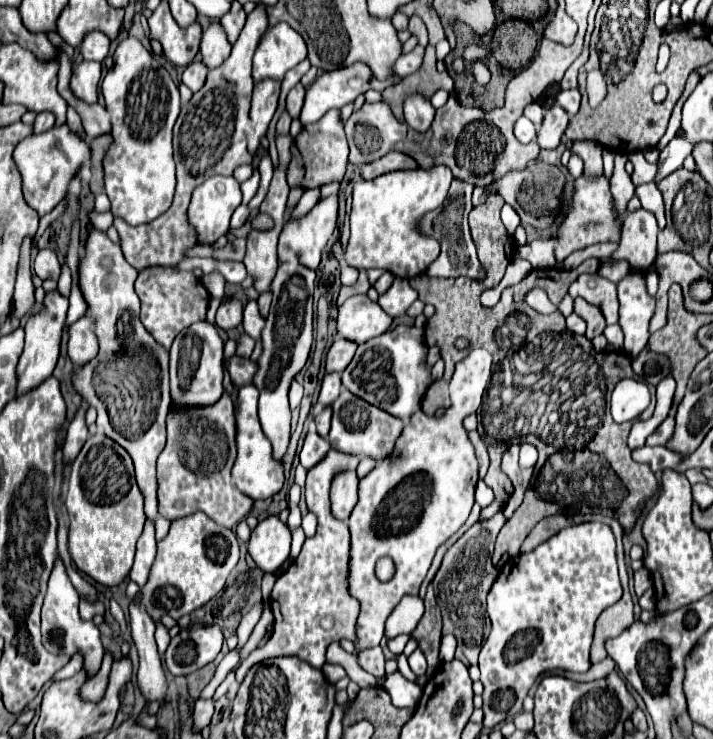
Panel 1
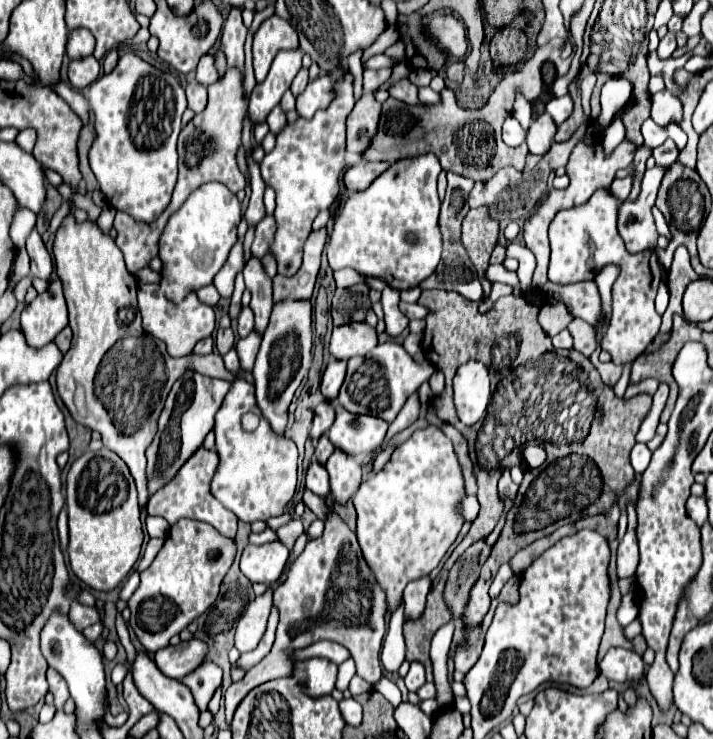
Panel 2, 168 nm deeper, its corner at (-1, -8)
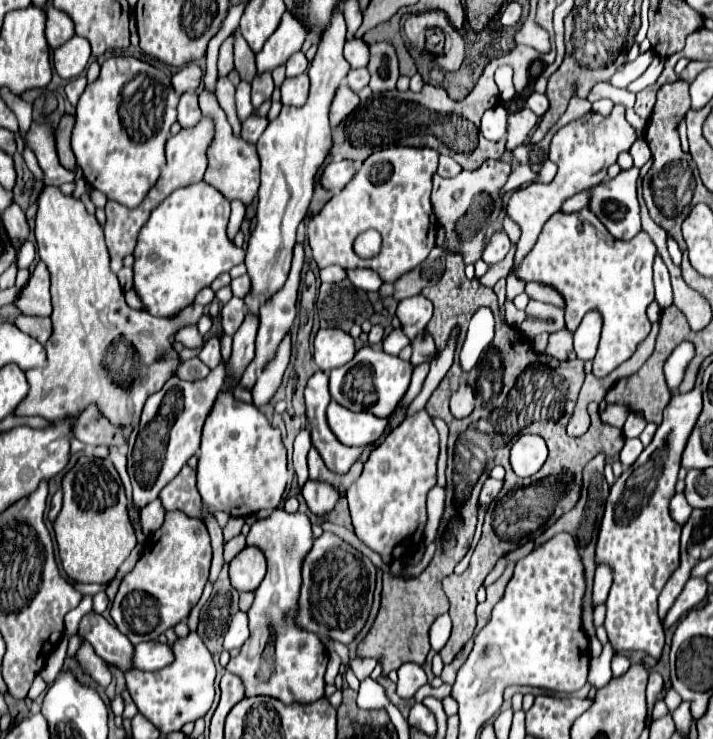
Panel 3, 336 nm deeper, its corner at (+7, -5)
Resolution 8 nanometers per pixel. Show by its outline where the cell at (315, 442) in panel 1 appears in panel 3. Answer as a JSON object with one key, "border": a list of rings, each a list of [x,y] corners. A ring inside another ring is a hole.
{"border":[[[307,480],[301,494],[303,494],[309,510],[319,516],[333,510],[333,506],[339,500],[337,488],[329,488],[329,484],[321,484],[319,480]]]}

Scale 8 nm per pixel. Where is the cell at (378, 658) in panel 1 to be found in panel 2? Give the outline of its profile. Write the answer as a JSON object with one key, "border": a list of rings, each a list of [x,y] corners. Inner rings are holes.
{"border":[[[331,511],[325,521],[325,533],[319,539],[311,539],[305,551],[291,565],[287,581],[275,591],[273,603],[279,609],[279,627],[273,649],[265,655],[247,675],[231,683],[225,691],[225,719],[231,723],[237,705],[247,697],[247,693],[271,679],[287,677],[293,669],[289,653],[299,647],[307,647],[315,641],[335,641],[351,651],[355,665],[359,667],[359,677],[367,683],[375,683],[383,677],[383,667],[379,661],[381,643],[385,637],[387,621],[387,599],[385,591],[379,587],[373,571],[363,559],[355,533]]]}

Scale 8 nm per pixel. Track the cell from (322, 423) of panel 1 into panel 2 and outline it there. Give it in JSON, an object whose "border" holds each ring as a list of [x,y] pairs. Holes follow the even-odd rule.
{"border":[[[323,435],[323,437],[317,441],[317,447],[315,447],[315,459],[317,459],[321,465],[325,465],[331,453],[333,453],[333,443]]]}

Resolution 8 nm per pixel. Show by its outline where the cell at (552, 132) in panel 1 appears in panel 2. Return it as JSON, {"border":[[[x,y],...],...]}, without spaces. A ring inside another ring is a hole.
{"border":[[[541,113],[529,127],[527,131],[527,147],[529,147],[529,153],[535,153],[535,155],[543,155],[549,145],[553,143],[553,135],[557,131],[557,125],[553,123],[553,119],[549,119],[549,115]]]}

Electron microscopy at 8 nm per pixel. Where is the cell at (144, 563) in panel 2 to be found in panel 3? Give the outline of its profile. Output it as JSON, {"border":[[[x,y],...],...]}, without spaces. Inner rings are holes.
{"border":[[[109,582],[107,584],[81,584],[81,583],[74,583],[73,586],[76,590],[79,590],[83,596],[85,595],[95,595],[100,591],[105,591],[106,588],[109,586]]]}

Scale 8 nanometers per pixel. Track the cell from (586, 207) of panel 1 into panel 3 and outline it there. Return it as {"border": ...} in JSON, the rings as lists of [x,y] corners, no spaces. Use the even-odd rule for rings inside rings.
{"border":[[[615,106],[609,116],[589,112],[583,118],[579,118],[575,122],[569,122],[567,126],[563,126],[553,136],[553,142],[551,142],[551,148],[549,148],[549,160],[557,164],[557,176],[553,178],[553,182],[549,182],[549,184],[529,184],[527,188],[519,188],[519,190],[513,192],[513,196],[507,204],[509,218],[513,222],[517,222],[519,228],[521,228],[521,240],[517,242],[513,268],[509,270],[509,276],[507,276],[507,298],[509,300],[513,300],[517,294],[521,294],[525,290],[527,282],[517,280],[513,276],[513,272],[515,272],[517,264],[529,254],[529,248],[533,248],[533,244],[537,242],[537,236],[539,236],[543,224],[549,220],[549,216],[559,212],[561,204],[567,198],[571,198],[573,194],[603,182],[607,178],[607,168],[617,162],[619,152],[629,150],[635,140],[637,140],[637,134],[631,128],[631,124],[625,120],[625,108],[623,106]]]}

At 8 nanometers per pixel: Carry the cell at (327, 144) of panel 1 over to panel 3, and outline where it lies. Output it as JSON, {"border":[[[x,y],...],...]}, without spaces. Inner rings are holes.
{"border":[[[339,12],[331,26],[325,30],[315,60],[311,62],[307,74],[311,78],[309,100],[301,108],[283,106],[281,114],[269,122],[265,132],[257,142],[257,154],[261,160],[261,186],[257,192],[257,226],[247,244],[247,272],[251,276],[251,292],[245,296],[245,306],[249,312],[257,314],[259,306],[275,294],[287,280],[295,234],[301,220],[307,216],[313,192],[315,176],[331,152],[333,136],[329,126],[329,108],[337,88],[345,82],[351,66],[343,58],[345,44],[345,20]]]}

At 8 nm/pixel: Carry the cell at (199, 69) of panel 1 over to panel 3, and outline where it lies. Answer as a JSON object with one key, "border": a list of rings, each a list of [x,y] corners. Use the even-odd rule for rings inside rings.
{"border":[[[185,92],[181,94],[179,106],[177,106],[177,122],[185,128],[185,126],[195,126],[201,120],[201,110],[197,104],[197,94],[195,92]]]}

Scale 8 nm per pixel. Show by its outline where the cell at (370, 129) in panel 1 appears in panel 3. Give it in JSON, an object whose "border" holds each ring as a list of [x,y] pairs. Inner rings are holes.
{"border":[[[347,84],[339,86],[339,90],[333,98],[333,104],[331,104],[331,114],[329,114],[331,126],[337,128],[337,124],[341,124],[345,120],[345,116],[349,116],[349,112],[353,112],[357,108],[357,104],[359,104],[359,96]]]}

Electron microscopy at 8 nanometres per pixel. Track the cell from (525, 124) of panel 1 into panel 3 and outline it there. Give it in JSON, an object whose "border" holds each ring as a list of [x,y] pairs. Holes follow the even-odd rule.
{"border":[[[497,106],[497,108],[491,108],[483,114],[483,120],[481,120],[481,132],[487,140],[501,140],[505,138],[505,128],[507,128],[507,116],[509,112],[503,108],[503,106]]]}

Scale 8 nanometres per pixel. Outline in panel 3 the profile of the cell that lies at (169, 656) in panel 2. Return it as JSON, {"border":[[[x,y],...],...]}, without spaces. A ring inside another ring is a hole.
{"border":[[[151,640],[151,642],[141,642],[135,646],[133,668],[157,670],[157,668],[165,668],[165,664],[171,664],[171,662],[173,662],[173,650],[169,644]]]}

